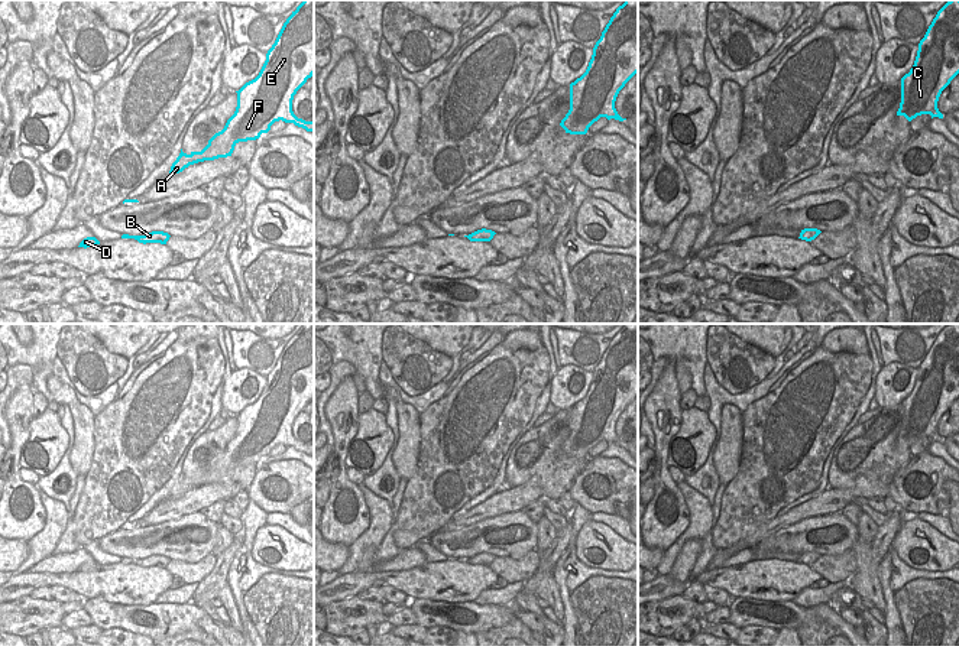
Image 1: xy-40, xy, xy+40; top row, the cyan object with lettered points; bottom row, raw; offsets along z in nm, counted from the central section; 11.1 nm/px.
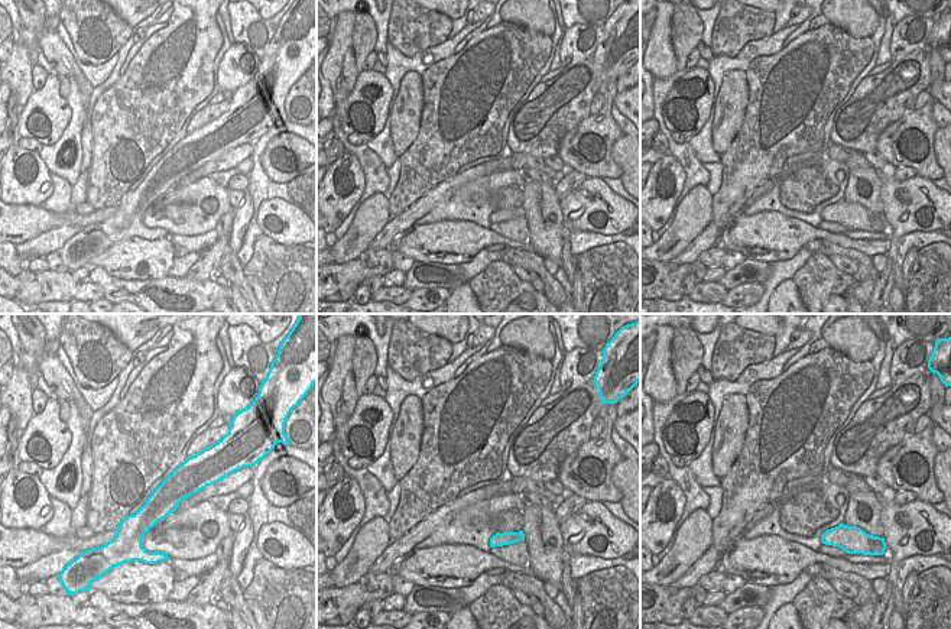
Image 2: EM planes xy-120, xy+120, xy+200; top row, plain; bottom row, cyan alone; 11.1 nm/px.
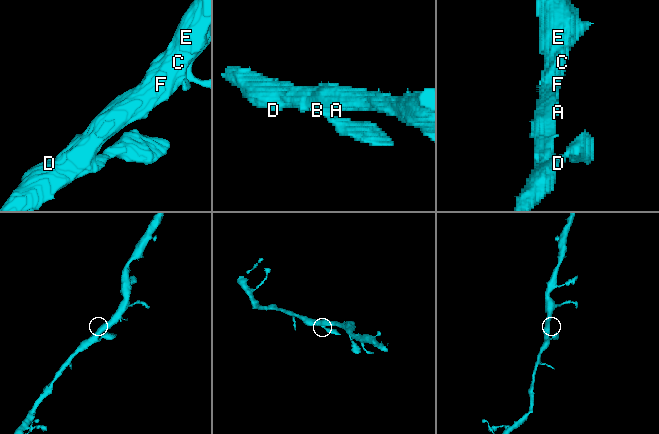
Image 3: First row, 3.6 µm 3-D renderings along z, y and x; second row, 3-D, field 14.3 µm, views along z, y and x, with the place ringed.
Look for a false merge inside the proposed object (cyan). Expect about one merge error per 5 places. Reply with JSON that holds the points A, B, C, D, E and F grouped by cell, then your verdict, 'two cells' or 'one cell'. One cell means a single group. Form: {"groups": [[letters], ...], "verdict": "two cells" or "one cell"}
{"groups": [["A", "B", "C", "D", "E", "F"]], "verdict": "one cell"}

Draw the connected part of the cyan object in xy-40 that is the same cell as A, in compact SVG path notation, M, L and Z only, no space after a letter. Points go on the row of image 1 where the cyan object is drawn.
M304 0L284 23L259 75L236 91L237 107L224 129L201 152L187 155L181 149L169 173L179 173L198 162L231 156L239 142L259 139L279 120L314 132L314 121L298 119L292 111L294 95L312 75L314 0Z

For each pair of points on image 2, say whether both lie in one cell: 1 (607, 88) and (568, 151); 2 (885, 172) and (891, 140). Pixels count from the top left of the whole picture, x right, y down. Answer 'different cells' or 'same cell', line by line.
1: same cell
2: different cells

